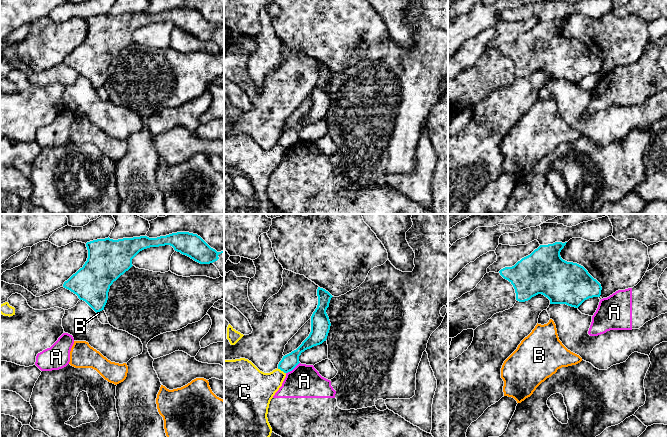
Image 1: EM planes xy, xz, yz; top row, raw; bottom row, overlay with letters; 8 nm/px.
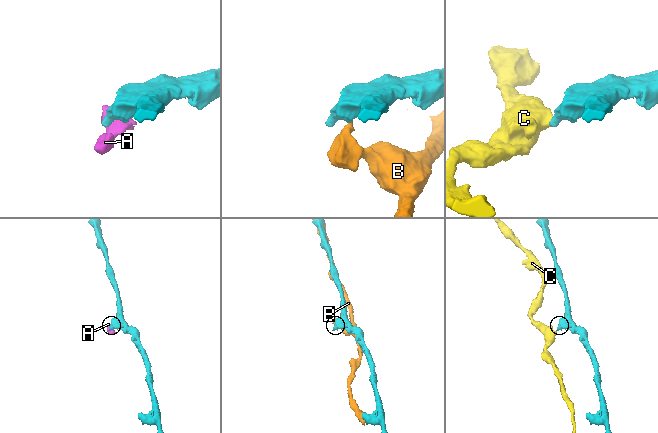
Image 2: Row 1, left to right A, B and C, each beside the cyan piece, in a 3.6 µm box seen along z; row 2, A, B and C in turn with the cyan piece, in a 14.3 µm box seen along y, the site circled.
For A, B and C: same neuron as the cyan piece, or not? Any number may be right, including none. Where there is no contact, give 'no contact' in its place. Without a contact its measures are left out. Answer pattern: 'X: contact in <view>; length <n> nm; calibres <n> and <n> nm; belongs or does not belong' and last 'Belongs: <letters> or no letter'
A: contact in xz; length 140 nm; calibres 120 and 280 nm; does not belong
B: contact in xy; length 30 nm; calibres 300 and 20 nm; does not belong
C: contact in xz; length 80 nm; calibres 120 and 280 nm; does not belong
Belongs: no letter

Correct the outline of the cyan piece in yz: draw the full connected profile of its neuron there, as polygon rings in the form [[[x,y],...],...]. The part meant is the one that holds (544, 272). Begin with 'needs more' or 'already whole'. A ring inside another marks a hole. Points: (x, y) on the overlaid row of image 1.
already whole; [[[555,242],[540,245],[514,266],[505,267],[499,271],[500,275],[513,285],[517,301],[525,302],[538,294],[542,294],[550,300],[550,304],[566,304],[578,308],[589,298],[600,297],[601,284],[583,266],[567,262],[561,258],[560,252],[566,243]]]

